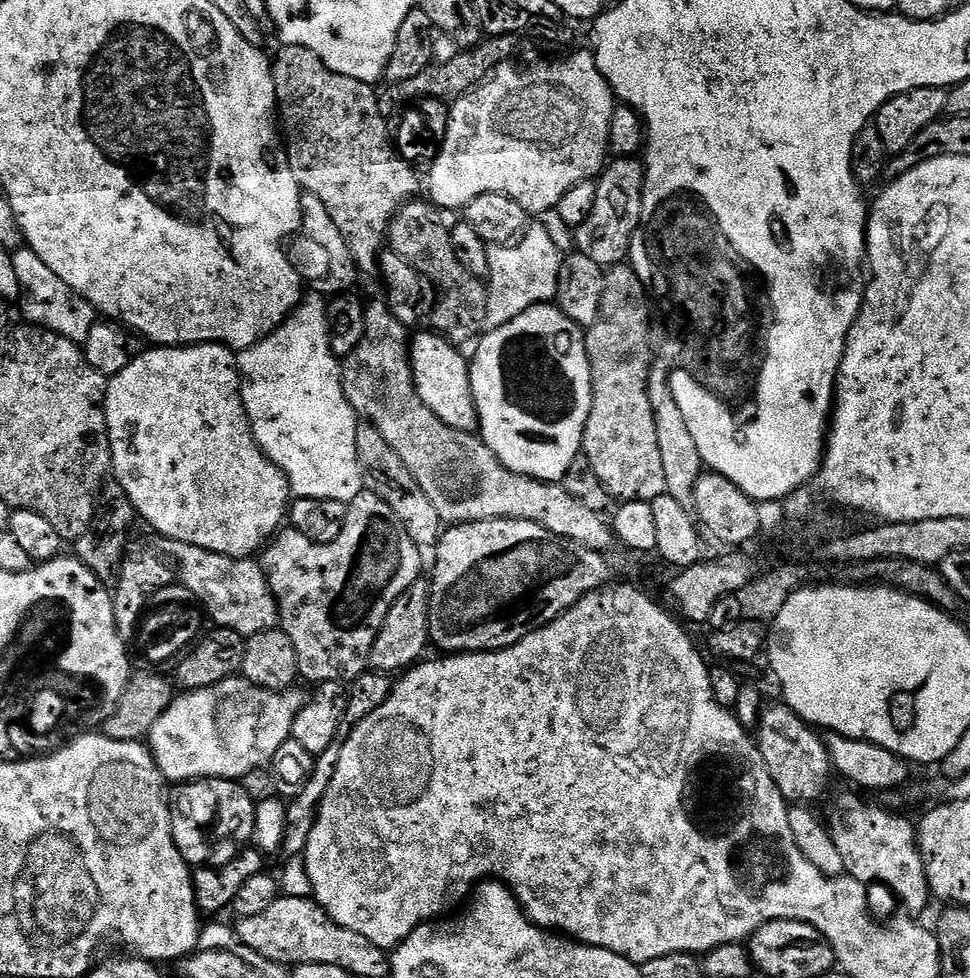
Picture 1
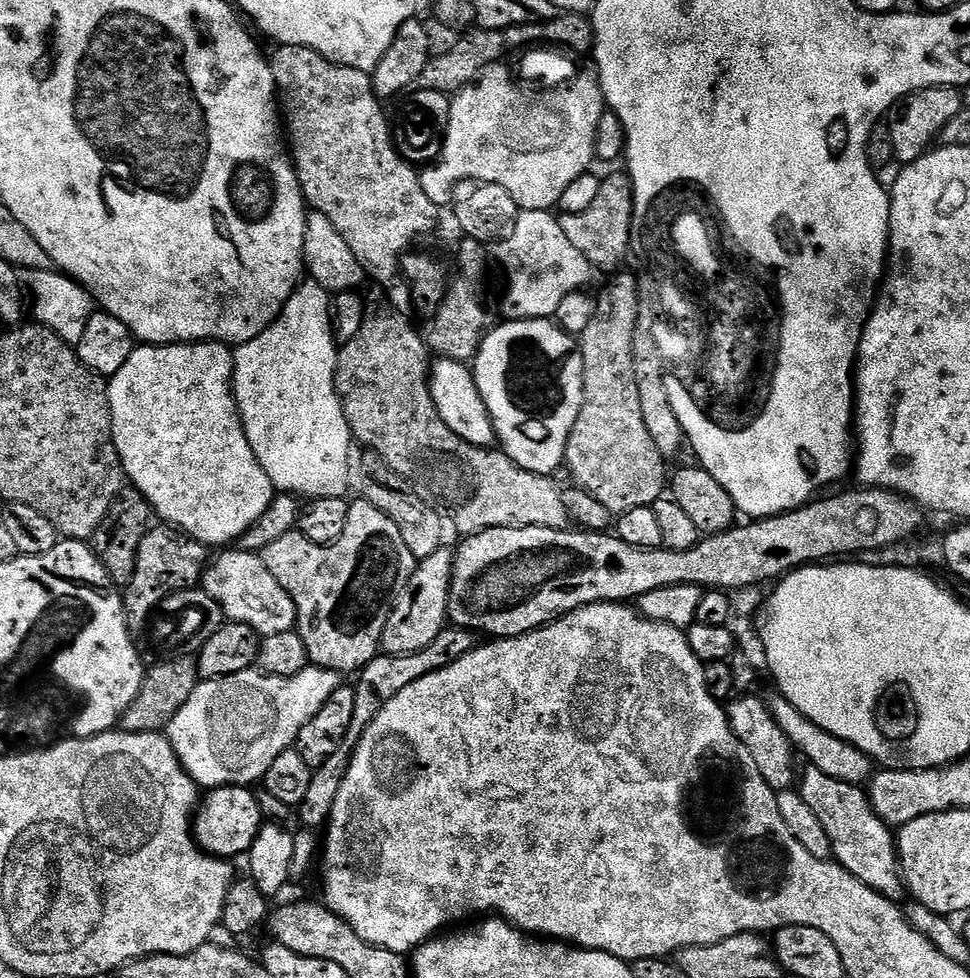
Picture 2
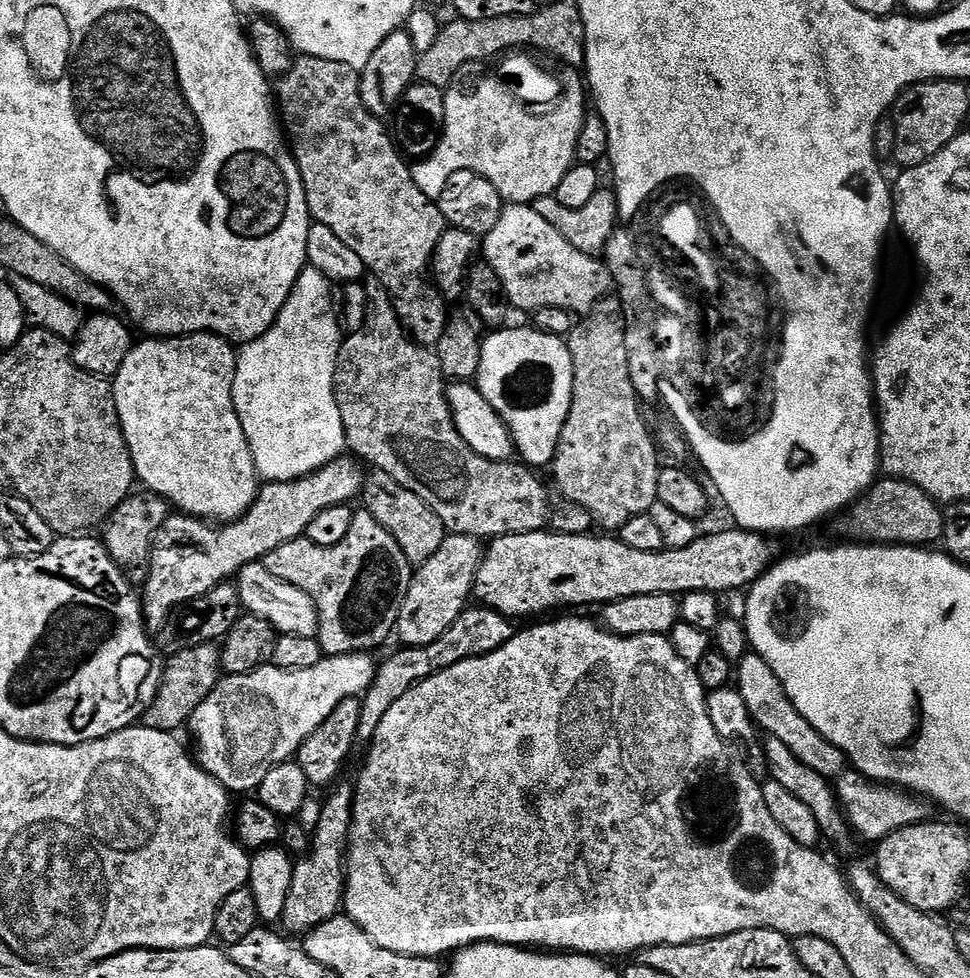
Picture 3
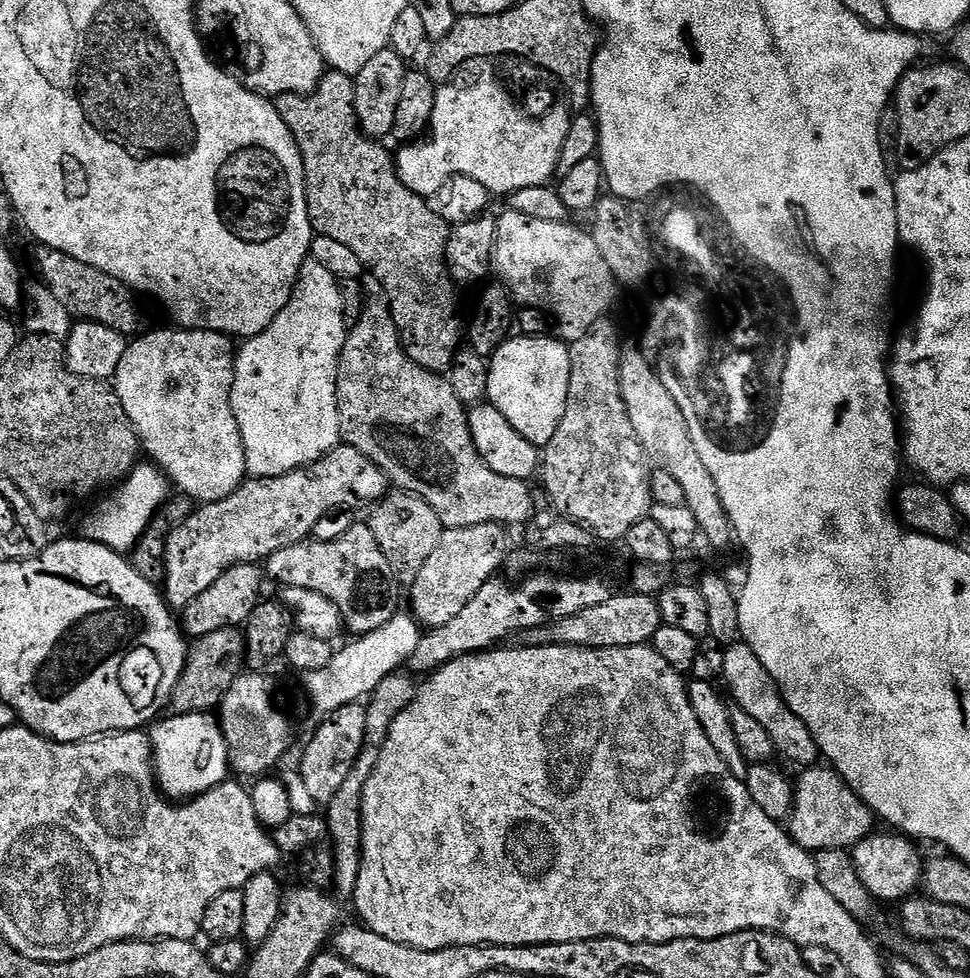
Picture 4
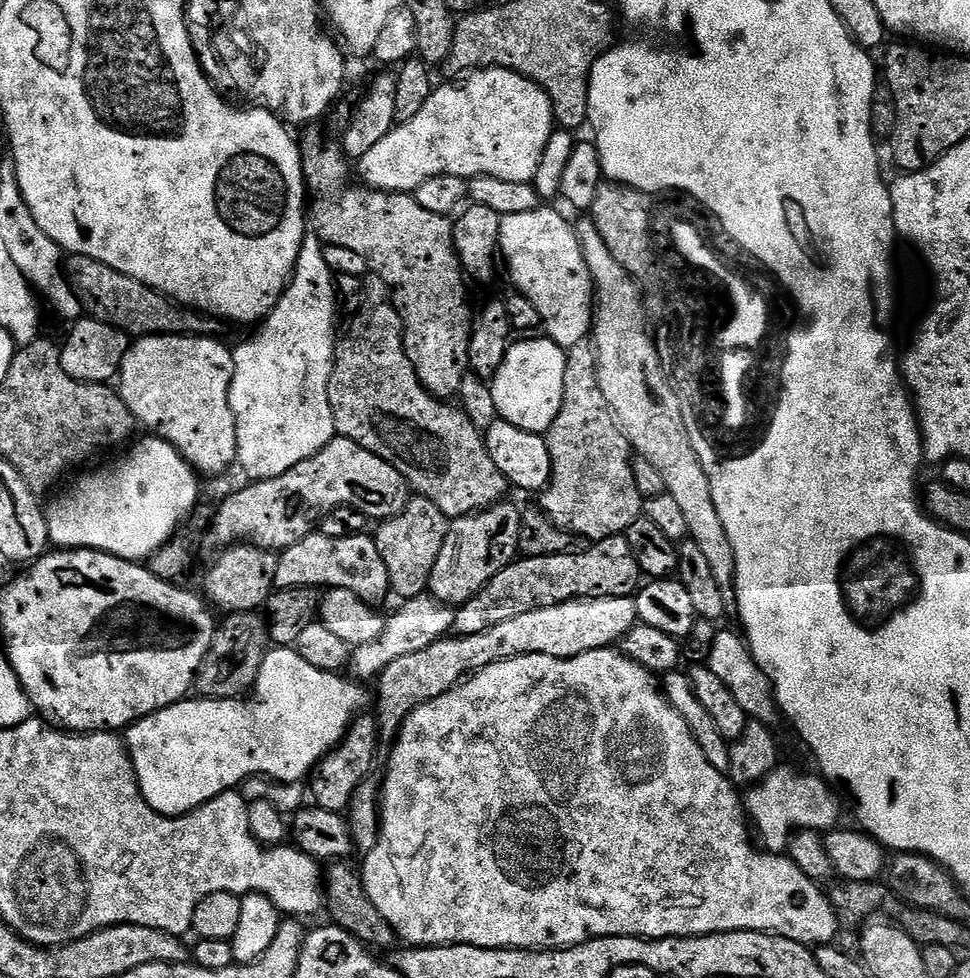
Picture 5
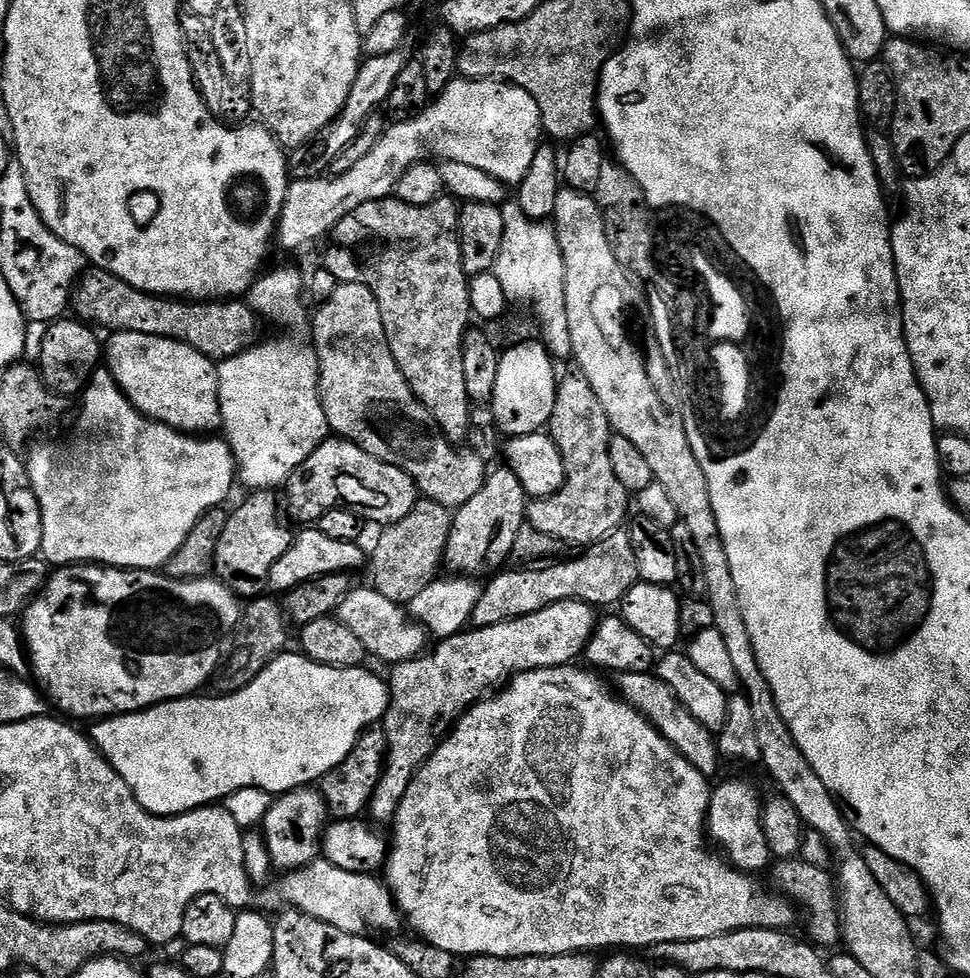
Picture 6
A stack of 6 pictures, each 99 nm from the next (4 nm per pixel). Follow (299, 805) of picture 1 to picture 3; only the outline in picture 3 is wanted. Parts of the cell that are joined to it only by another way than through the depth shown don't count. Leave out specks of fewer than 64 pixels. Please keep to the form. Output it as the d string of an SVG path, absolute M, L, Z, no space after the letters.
M469 606L456 619L454 626L450 626L450 630L442 634L442 638L434 638L434 642L426 646L397 647L397 652L390 653L384 661L381 659L377 663L374 680L370 682L360 700L362 718L358 718L357 745L371 744L378 730L378 722L386 718L386 710L390 710L390 706L394 706L394 702L398 702L398 698L402 698L402 694L406 694L416 684L421 684L426 678L438 674L443 668L449 668L470 658L485 656L506 646L506 642L510 642L510 638L514 638L518 631L517 625L512 624L515 623L509 617L495 612L493 608Z

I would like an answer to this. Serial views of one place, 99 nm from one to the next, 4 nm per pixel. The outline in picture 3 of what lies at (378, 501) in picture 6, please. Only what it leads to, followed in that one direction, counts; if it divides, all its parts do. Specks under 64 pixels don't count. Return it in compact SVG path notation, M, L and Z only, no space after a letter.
M345 454L334 458L326 466L314 470L309 476L297 480L278 482L277 480L265 483L259 489L250 510L238 520L229 520L219 526L199 520L197 516L183 514L169 514L166 522L158 526L158 534L152 539L152 553L148 563L148 577L142 585L142 603L144 606L144 627L149 633L156 634L168 624L168 619L175 614L176 608L191 605L193 600L205 596L216 585L231 581L233 576L240 571L242 566L263 561L270 550L278 550L286 542L301 539L307 533L310 522L314 522L317 514L322 510L330 510L330 506L339 504L352 504L361 495L364 487L366 472L359 459Z

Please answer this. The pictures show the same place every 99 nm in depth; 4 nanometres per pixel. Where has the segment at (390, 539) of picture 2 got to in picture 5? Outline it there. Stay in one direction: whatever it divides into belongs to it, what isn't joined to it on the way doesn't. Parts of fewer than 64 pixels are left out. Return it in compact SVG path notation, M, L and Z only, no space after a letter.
M319 530L277 555L276 588L345 588L373 606L380 606L390 596L386 566L371 535L326 538Z

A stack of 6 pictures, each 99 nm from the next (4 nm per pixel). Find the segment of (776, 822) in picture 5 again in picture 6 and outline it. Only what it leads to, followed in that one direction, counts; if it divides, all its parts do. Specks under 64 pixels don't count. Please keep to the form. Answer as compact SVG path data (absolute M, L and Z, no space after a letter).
M728 780L720 785L717 783L712 789L706 825L707 835L713 845L721 844L716 846L722 849L723 855L732 867L740 869L745 874L760 874L756 872L762 871L764 867L767 869L773 859L762 826L763 813L762 795L760 796L754 785L747 784L744 780Z

